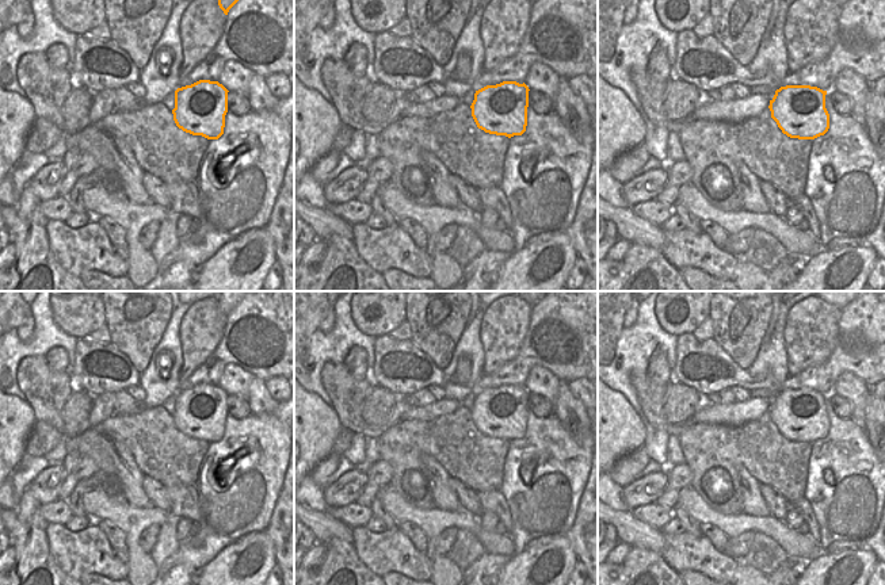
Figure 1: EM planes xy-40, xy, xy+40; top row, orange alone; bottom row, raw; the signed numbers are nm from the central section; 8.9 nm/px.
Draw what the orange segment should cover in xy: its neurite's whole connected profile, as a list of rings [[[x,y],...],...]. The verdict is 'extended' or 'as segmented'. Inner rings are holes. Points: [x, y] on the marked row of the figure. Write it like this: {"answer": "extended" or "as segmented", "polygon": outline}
{"answer": "as segmented", "polygon": [[[516,81],[476,91],[470,108],[477,127],[508,138],[522,135],[527,126],[529,91],[524,83]]]}

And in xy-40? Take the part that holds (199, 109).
{"answer": "as segmented", "polygon": [[[199,80],[175,91],[173,121],[192,135],[218,139],[224,134],[228,89],[218,81]]]}

